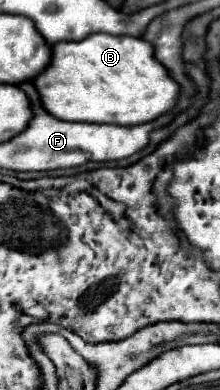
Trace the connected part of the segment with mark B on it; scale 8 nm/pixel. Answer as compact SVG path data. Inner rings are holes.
M89 35L79 43L53 45L53 61L35 81L43 107L63 121L83 123L149 123L169 113L179 97L179 83L163 63L155 59L155 49L141 37Z

